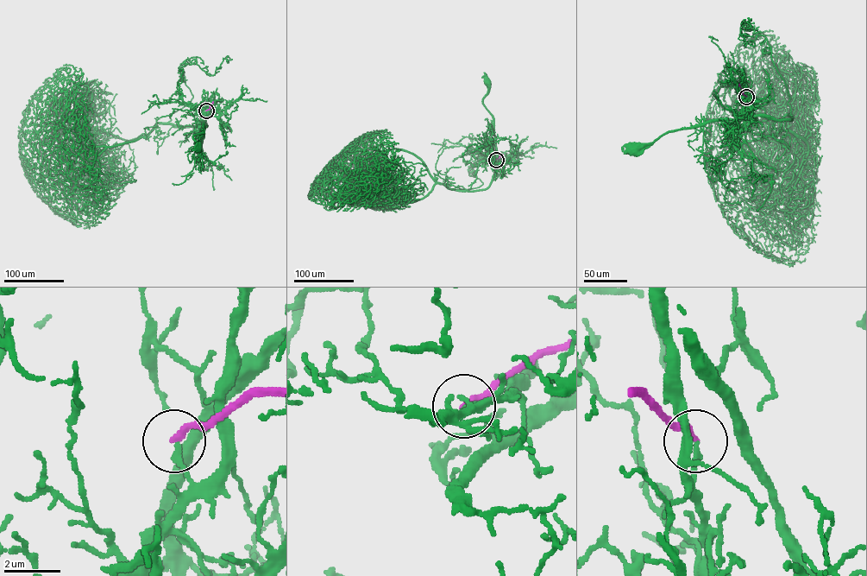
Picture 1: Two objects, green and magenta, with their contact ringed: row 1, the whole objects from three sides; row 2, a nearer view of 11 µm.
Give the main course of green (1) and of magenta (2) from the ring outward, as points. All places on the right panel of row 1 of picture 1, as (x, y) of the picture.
1: (746, 97), (751, 113), (749, 117), (706, 122), (669, 131), (649, 144), (636, 146), (633, 148)
2: (746, 97), (738, 84)

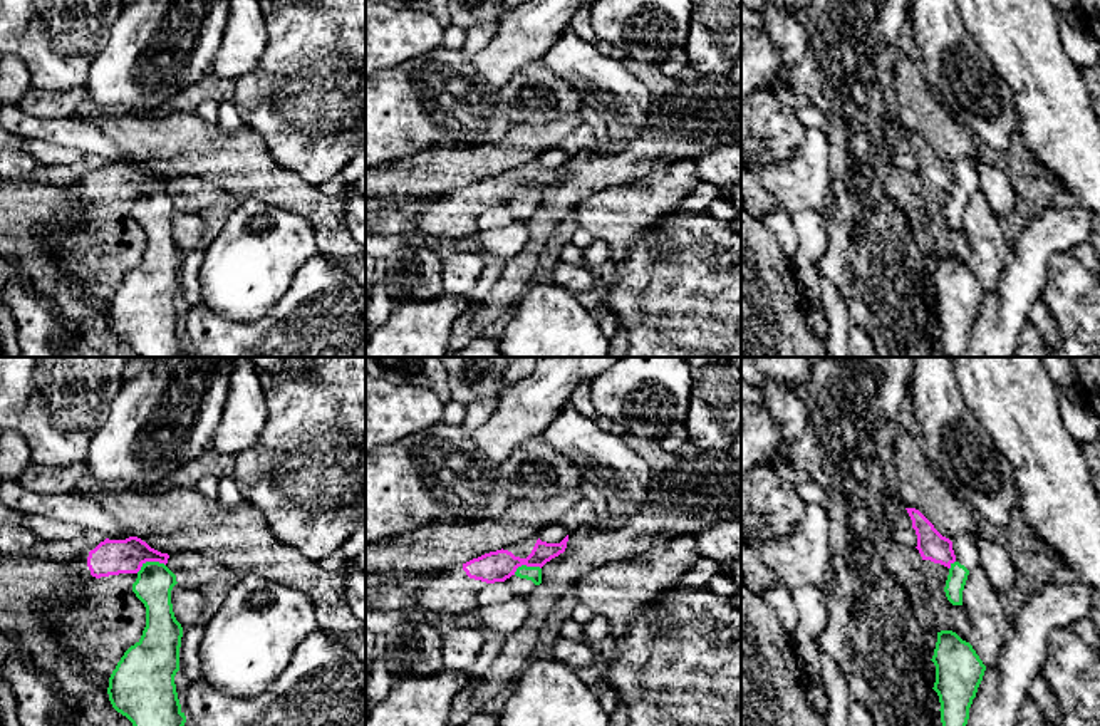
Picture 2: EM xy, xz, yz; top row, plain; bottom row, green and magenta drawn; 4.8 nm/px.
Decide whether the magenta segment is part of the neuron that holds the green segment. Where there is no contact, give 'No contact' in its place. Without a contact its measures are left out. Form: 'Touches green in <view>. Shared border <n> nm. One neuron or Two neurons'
Touches green in xy. Shared border 150 nm. Two neurons

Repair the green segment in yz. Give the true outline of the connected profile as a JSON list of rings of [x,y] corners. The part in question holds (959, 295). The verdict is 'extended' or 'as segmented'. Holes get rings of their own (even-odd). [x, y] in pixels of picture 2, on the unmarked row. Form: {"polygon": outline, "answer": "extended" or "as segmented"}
{"polygon": [[[952,255],[937,257],[934,280],[934,315],[941,327],[944,357],[961,357],[969,344],[969,332],[983,305],[986,290],[973,273]]], "answer": "as segmented"}

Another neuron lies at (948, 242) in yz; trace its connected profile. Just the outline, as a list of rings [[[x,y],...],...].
[[[905,132],[917,159],[917,174],[924,184],[929,230],[936,243],[936,255],[952,255],[962,265],[973,265],[973,252],[962,230],[952,230],[944,216],[951,189],[956,186],[952,166],[916,132]]]

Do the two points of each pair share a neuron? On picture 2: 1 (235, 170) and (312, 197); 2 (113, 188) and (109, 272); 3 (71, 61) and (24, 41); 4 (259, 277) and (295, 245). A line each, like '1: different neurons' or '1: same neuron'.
1: same neuron
2: same neuron
3: same neuron
4: same neuron

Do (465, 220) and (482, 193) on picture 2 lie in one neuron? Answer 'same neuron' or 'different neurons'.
same neuron

